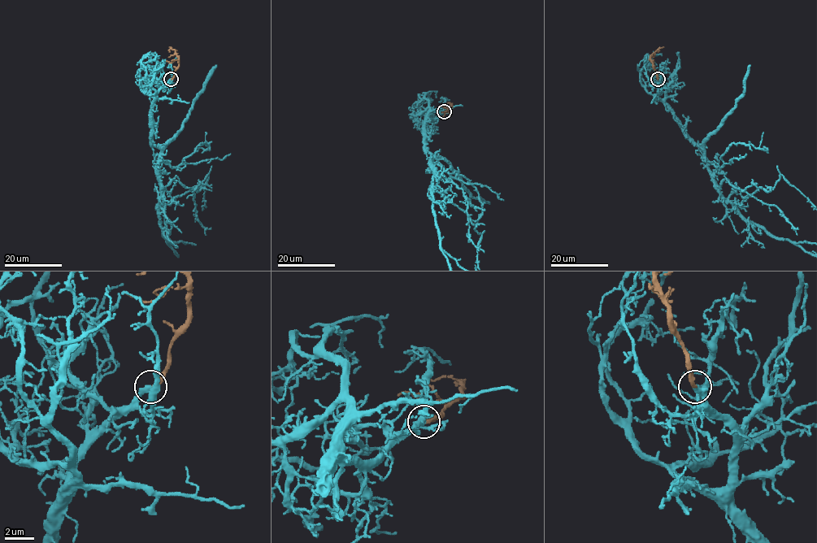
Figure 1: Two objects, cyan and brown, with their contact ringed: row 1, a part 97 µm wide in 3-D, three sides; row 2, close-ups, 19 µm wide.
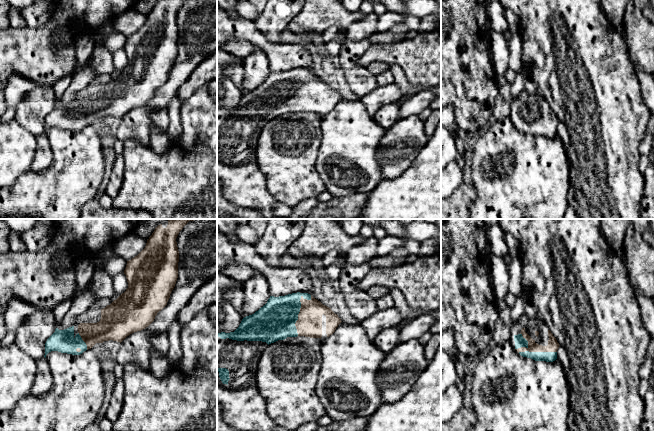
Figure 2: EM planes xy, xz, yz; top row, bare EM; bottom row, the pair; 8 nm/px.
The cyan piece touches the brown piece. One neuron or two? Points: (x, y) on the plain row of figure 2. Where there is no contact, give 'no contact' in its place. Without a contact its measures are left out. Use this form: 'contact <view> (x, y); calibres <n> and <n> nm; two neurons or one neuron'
contact xz (299, 87); calibres 300 and 200 nm; one neuron

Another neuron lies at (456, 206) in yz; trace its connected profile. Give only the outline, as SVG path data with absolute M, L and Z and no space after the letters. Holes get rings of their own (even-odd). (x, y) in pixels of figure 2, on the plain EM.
M462 183L453 194L441 199L441 219L470 219L469 208L476 198L473 185Z

